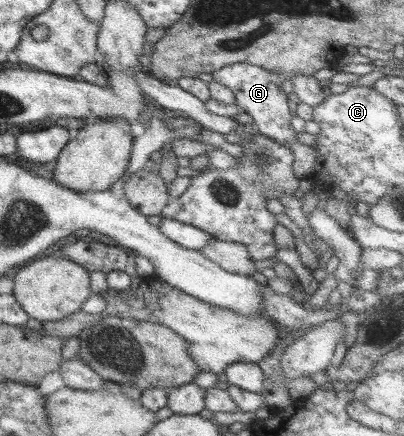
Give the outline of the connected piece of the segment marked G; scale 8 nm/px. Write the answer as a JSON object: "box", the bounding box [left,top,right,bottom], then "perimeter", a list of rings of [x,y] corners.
{"box":[212,63,317,179],"perimeter":[[[235,63],[223,67],[215,71],[212,76],[213,81],[221,83],[223,87],[227,87],[235,95],[235,105],[239,109],[243,109],[247,115],[251,115],[253,124],[256,129],[260,130],[258,134],[267,137],[278,145],[287,146],[287,149],[293,153],[295,177],[304,179],[313,173],[317,152],[313,146],[309,147],[300,143],[298,133],[291,126],[292,111],[287,105],[287,94],[281,88],[283,81],[285,81],[284,77],[249,63]]]}

